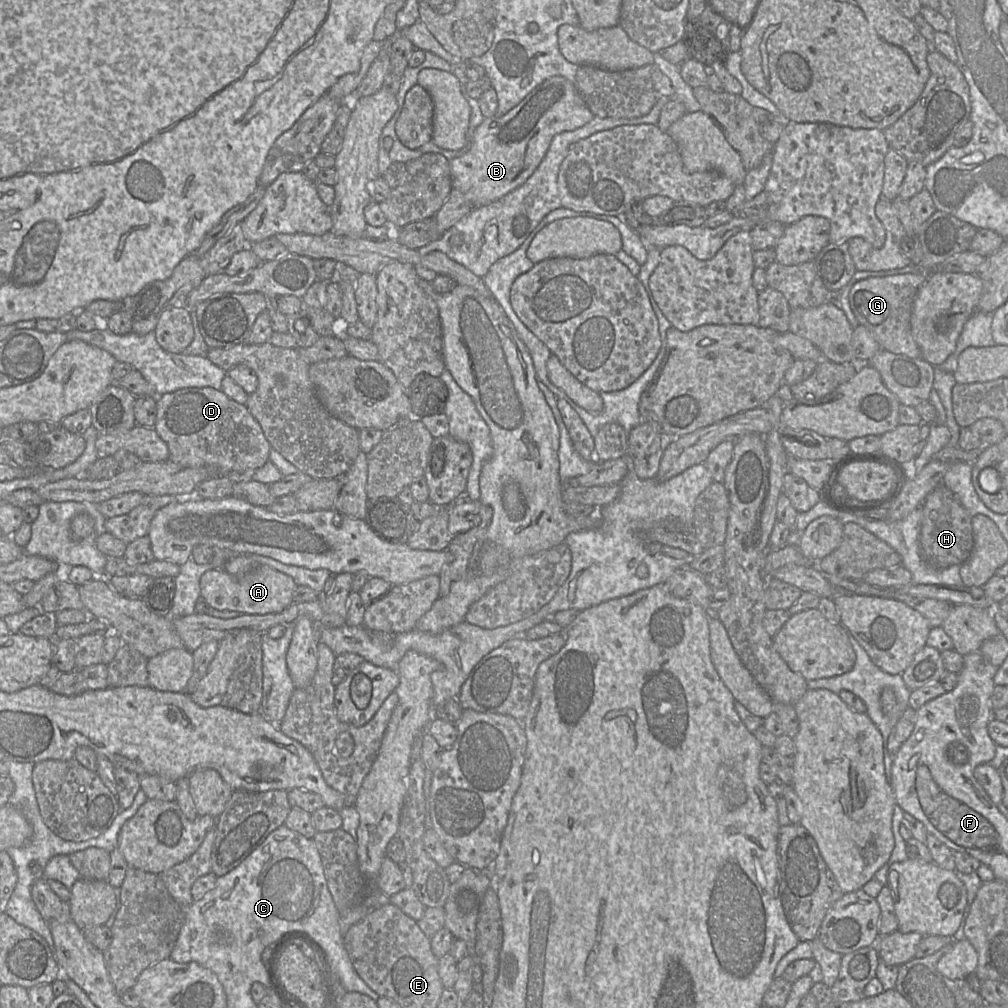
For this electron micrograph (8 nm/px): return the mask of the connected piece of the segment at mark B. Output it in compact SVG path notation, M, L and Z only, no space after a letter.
M563 76L550 77L505 115L483 120L474 131L470 149L449 161L452 187L464 195L473 209L499 200L533 174L555 135L580 128L593 118L574 82Z

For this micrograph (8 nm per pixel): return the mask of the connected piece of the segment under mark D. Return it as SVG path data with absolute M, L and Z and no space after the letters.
M212 387L183 388L157 396L154 429L169 449L169 461L185 468L218 468L223 476L248 478L269 460L272 448L247 407Z

